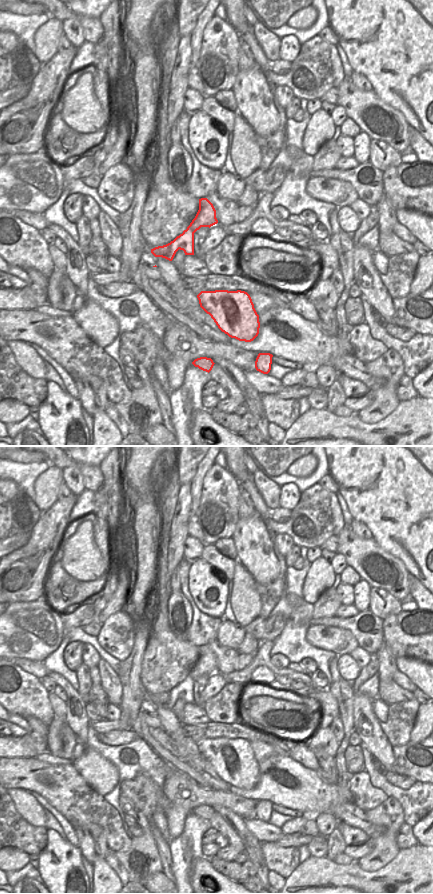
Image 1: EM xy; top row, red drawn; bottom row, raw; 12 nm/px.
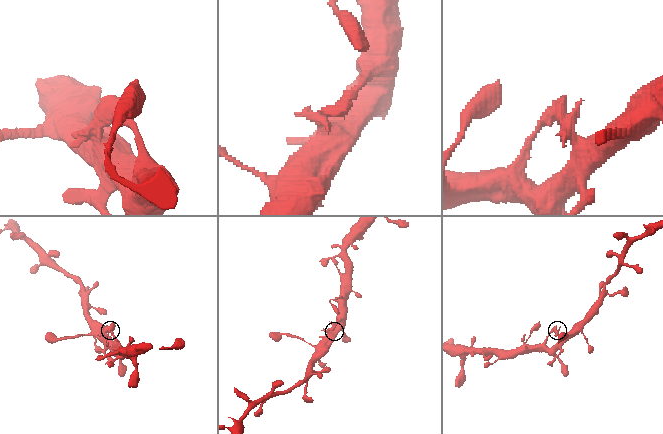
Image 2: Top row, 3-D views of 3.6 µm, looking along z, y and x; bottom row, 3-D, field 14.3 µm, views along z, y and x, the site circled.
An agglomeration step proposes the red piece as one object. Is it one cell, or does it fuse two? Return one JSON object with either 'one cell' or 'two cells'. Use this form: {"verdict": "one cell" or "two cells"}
{"verdict": "one cell"}

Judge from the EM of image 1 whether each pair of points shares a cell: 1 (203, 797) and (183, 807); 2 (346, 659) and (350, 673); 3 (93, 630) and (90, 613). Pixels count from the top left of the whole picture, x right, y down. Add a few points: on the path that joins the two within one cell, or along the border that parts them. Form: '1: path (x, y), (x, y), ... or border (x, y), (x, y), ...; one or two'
1: path (198, 797), (188, 804); one
2: path (346, 662), (349, 670); one
3: border (92, 621), (82, 626); two

